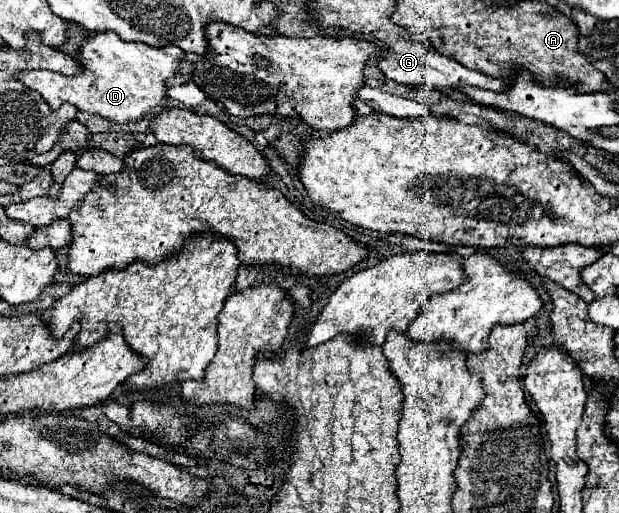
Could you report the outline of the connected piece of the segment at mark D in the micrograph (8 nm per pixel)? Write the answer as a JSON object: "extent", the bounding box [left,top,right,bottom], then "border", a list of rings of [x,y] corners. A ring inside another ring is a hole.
{"extent":[17,32,185,124],"border":[[[111,32],[87,36],[81,42],[79,64],[83,72],[77,76],[63,76],[51,70],[19,72],[17,78],[31,90],[37,90],[45,102],[57,110],[63,104],[73,104],[83,112],[99,114],[115,124],[139,122],[153,116],[161,102],[167,98],[167,80],[179,74],[179,64],[185,52],[173,44],[153,48],[139,42],[123,42]]]}

